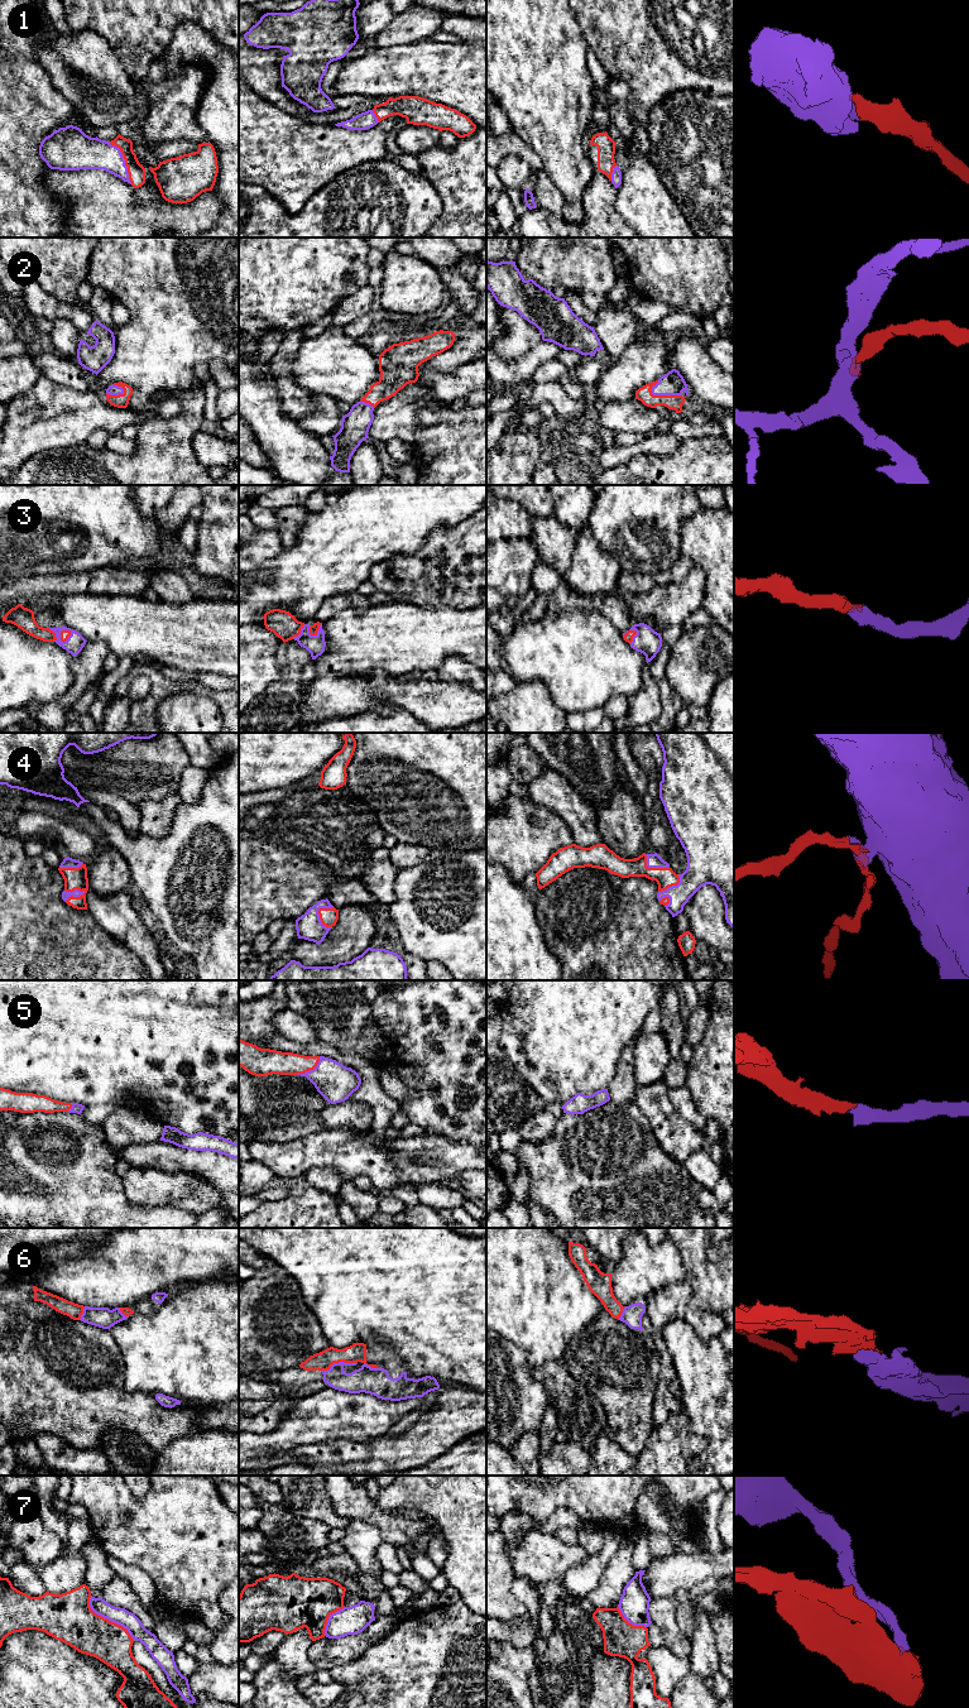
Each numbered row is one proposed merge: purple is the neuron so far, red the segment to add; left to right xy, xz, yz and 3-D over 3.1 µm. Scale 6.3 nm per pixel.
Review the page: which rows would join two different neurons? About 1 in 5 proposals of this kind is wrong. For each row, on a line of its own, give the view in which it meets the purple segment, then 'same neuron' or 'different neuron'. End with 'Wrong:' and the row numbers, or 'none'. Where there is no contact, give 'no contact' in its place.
1: xy | same neuron
2: yz | same neuron
3: xz | same neuron
4: xy | same neuron
5: xz | same neuron
6: xz | same neuron
7: xy | different neuron
Wrong: 7

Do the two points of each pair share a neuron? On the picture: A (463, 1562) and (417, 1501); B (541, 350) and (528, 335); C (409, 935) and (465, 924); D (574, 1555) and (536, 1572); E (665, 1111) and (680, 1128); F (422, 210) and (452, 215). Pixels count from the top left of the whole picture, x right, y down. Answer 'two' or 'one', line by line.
A: one
B: two
C: one
D: one
E: one
F: two

